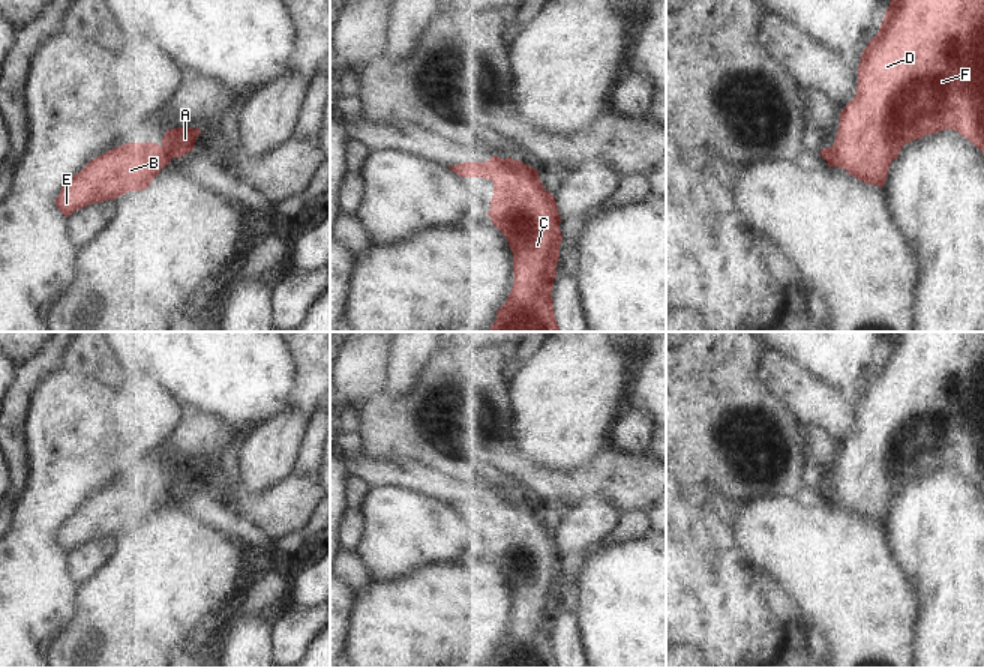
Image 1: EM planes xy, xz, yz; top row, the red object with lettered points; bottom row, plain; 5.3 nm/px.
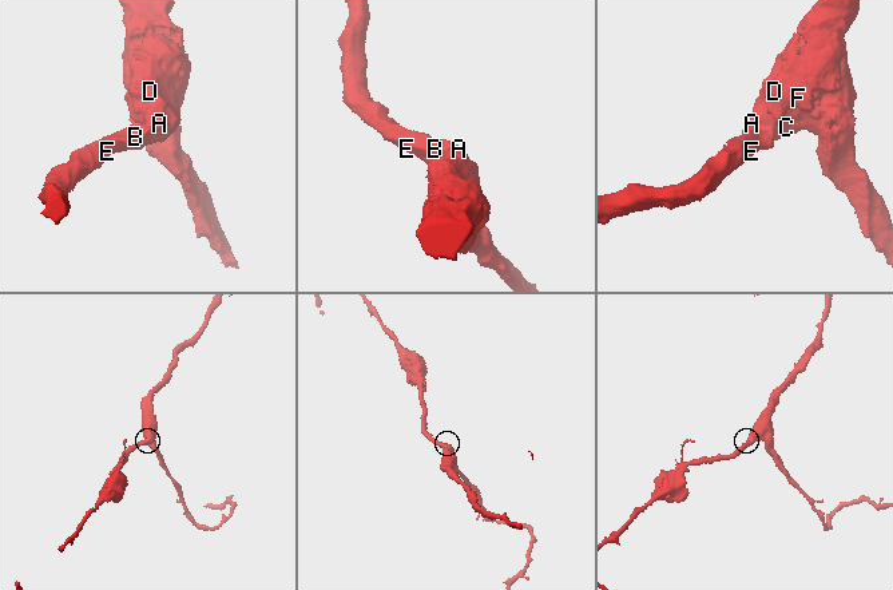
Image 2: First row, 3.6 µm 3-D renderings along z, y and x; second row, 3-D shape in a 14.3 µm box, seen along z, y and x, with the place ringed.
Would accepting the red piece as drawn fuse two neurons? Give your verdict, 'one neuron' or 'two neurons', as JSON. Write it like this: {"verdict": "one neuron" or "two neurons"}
{"verdict": "one neuron"}

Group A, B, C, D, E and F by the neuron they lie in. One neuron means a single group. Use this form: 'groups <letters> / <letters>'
groups A B C D E F

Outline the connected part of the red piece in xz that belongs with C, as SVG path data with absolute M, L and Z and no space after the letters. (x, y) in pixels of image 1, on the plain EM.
M490 492L488 498L448 503L460 513L494 518L490 554L513 588L514 618L489 668L561 668L554 648L554 615L560 596L561 552L532 503Z

